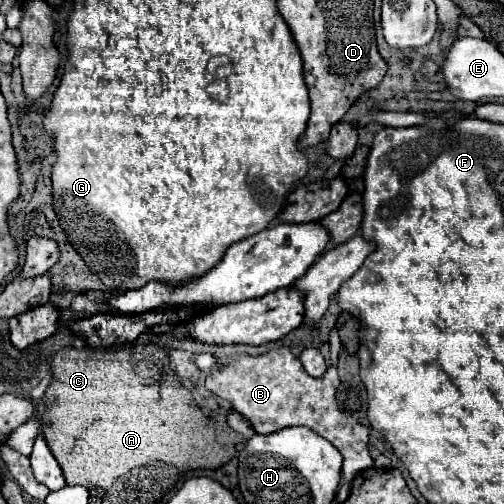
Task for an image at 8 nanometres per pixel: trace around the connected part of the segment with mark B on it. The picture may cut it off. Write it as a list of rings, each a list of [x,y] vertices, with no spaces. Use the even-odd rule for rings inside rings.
[[[286,346],[272,348],[260,356],[244,354],[234,358],[234,362],[218,362],[218,368],[206,376],[206,388],[218,398],[228,400],[234,412],[244,416],[256,434],[272,434],[288,426],[306,426],[326,438],[344,458],[344,482],[352,482],[358,472],[372,468],[374,460],[368,454],[368,428],[352,416],[346,416],[336,404],[338,386],[340,378],[336,368],[328,368],[326,378],[312,378]]]

